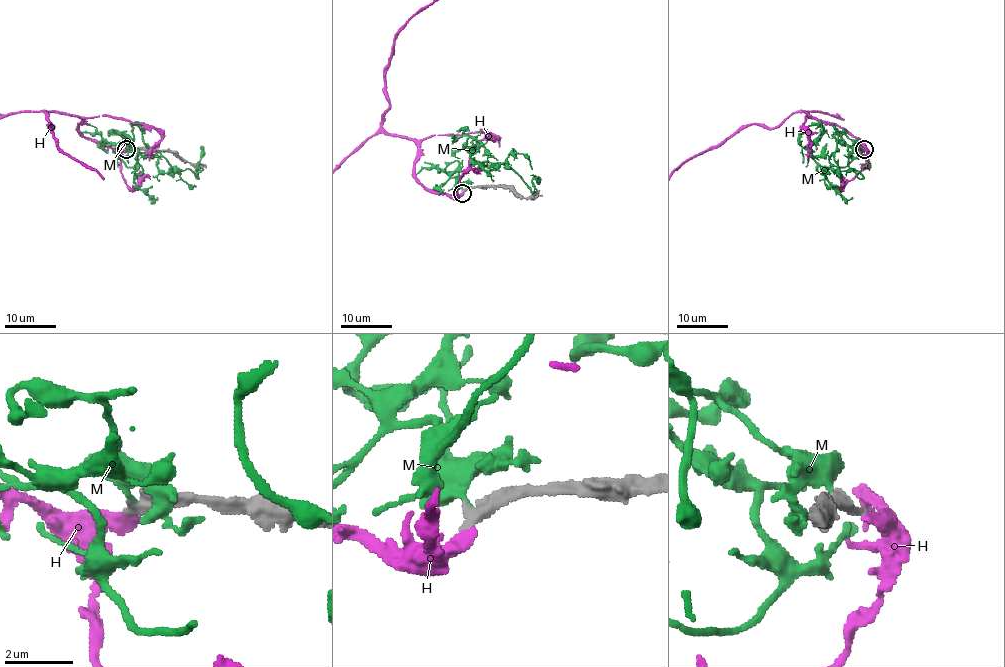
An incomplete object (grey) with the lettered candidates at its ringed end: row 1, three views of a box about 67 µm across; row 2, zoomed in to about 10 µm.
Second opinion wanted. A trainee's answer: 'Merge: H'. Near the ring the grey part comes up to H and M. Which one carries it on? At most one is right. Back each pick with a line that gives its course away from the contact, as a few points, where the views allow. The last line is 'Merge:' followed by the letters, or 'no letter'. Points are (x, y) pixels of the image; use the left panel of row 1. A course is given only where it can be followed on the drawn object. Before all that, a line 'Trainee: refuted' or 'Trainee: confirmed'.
Trainee: confirmed
Merge: H

